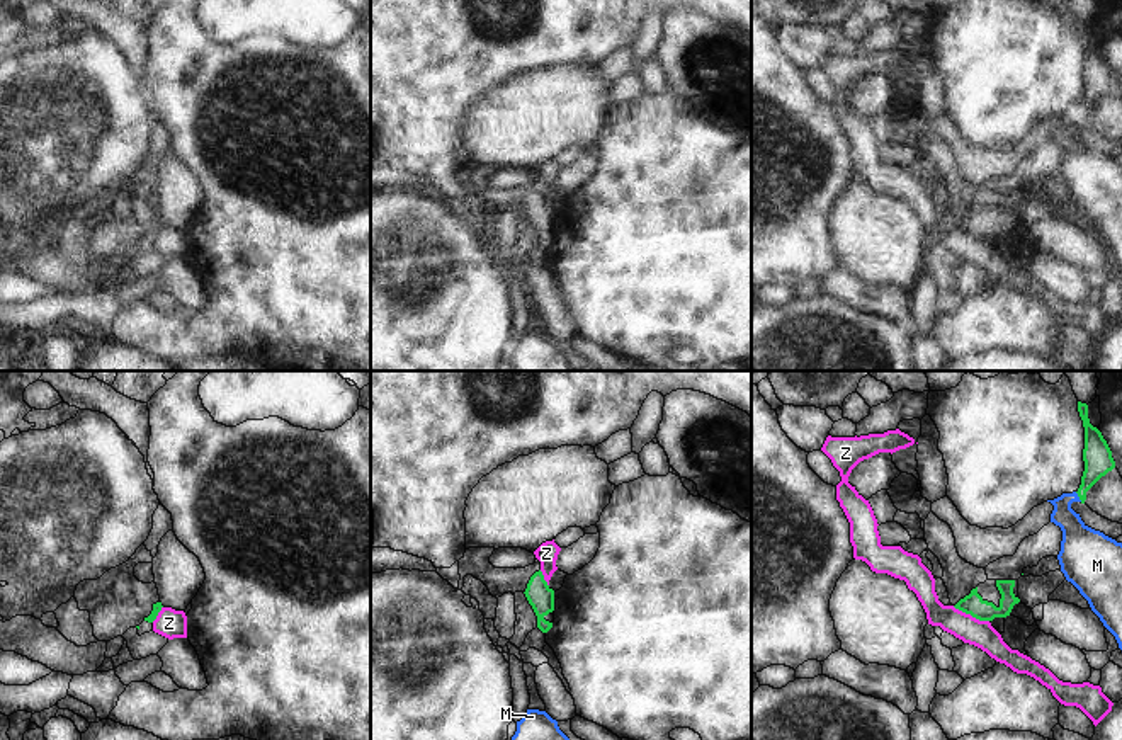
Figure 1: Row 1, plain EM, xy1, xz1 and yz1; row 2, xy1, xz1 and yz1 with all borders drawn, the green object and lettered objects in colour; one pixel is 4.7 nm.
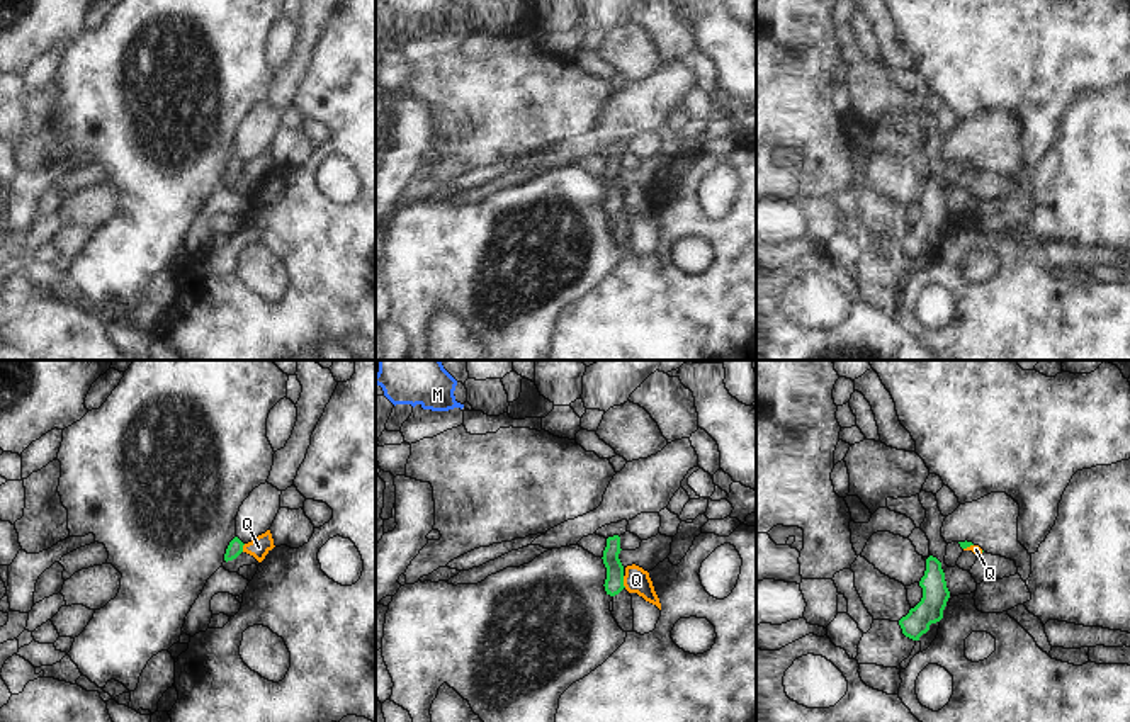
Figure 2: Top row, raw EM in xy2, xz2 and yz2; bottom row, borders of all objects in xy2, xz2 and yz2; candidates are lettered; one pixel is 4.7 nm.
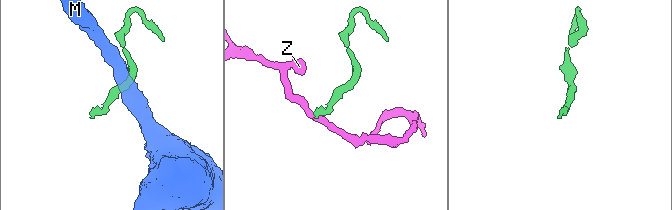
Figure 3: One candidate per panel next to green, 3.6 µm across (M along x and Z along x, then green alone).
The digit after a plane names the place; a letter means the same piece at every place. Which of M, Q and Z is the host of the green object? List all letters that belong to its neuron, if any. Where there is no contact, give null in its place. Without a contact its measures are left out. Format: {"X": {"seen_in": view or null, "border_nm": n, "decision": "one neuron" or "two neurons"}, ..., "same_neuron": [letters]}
{"M": {"seen_in": "yz1", "border_nm": 60, "decision": "two neurons"}, "Q": {"seen_in": "xz2", "border_nm": 60, "decision": "two neurons"}, "Z": {"seen_in": "yz1", "border_nm": 190, "decision": "two neurons"}, "same_neuron": []}

